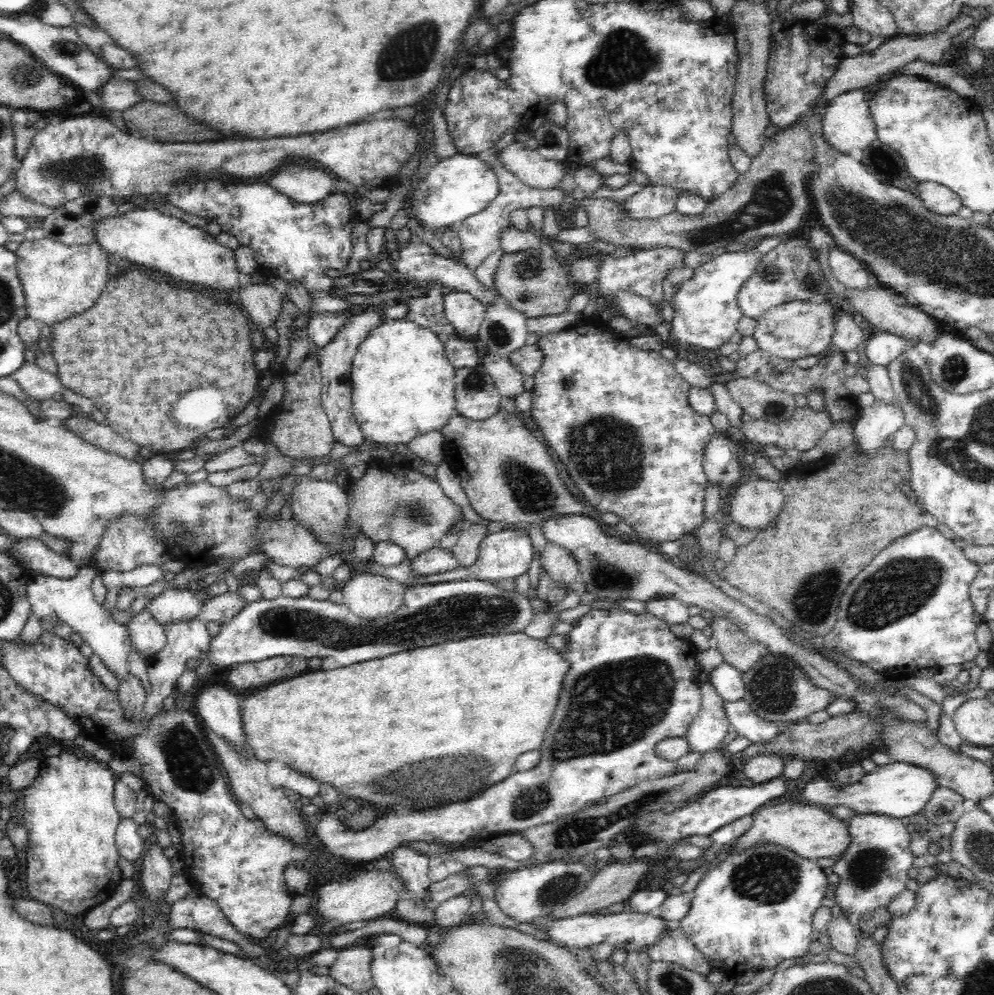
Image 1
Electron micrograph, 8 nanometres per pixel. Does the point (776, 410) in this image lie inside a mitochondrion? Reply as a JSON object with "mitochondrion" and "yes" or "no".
{"mitochondrion":"yes"}

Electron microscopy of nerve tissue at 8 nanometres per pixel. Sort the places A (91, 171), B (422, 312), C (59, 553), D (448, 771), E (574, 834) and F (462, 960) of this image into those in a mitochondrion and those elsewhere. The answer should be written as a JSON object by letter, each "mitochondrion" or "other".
{"A":"mitochondrion","B":"other","C":"other","D":"mitochondrion","E":"mitochondrion","F":"other"}

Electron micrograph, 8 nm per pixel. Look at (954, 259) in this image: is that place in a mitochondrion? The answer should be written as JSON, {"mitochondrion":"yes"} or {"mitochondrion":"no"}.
{"mitochondrion":"yes"}

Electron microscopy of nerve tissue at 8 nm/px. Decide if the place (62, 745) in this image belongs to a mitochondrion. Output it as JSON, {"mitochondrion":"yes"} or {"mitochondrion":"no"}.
{"mitochondrion":"no"}

